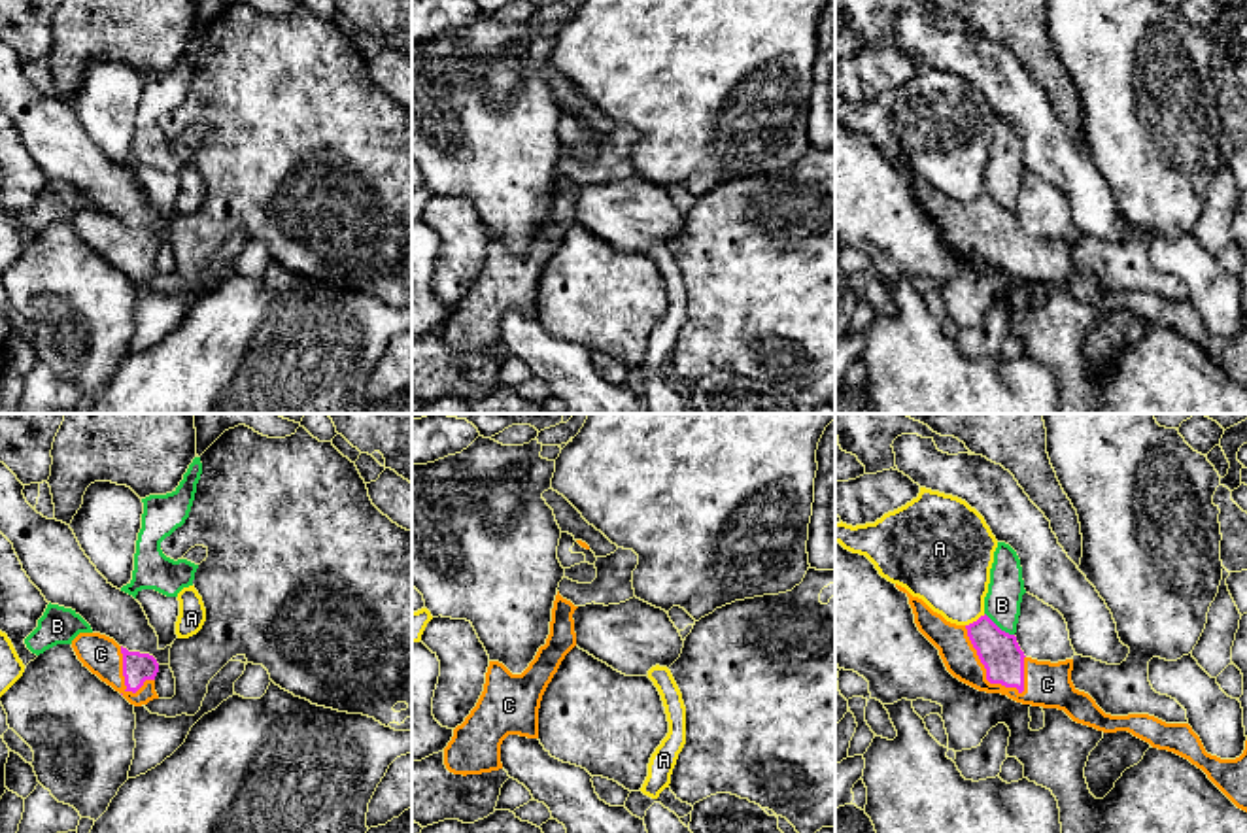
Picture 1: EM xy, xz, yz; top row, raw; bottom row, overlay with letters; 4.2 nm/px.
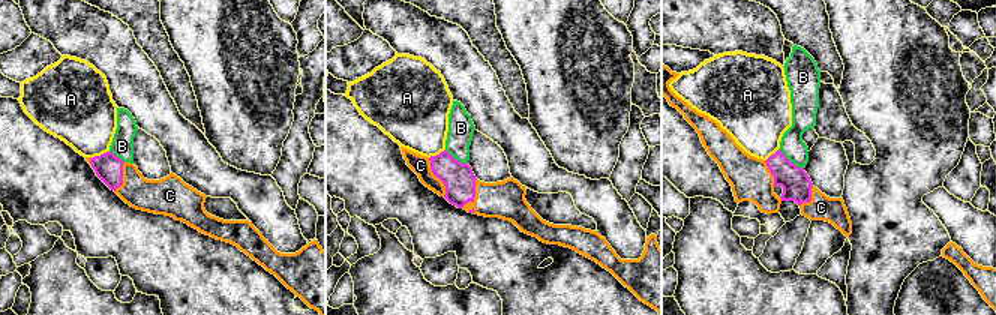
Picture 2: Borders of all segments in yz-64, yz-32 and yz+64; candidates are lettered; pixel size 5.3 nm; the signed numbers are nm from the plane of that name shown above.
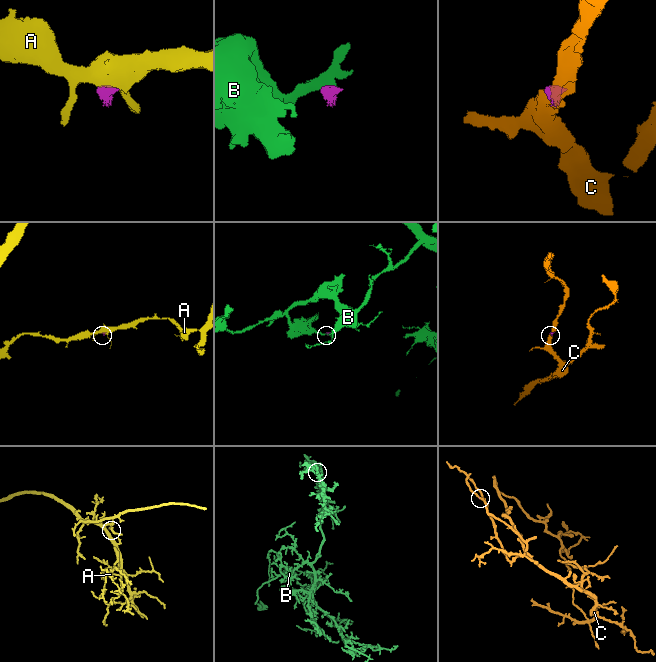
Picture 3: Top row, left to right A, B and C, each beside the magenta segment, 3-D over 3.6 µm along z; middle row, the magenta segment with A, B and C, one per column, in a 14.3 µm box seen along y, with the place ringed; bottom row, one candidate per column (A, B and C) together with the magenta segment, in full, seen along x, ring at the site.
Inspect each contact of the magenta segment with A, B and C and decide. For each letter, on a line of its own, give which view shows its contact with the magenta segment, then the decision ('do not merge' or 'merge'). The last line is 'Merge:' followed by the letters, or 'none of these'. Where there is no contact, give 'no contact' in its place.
A: yz | do not merge
B: yz | do not merge
C: yz | merge
Merge: C

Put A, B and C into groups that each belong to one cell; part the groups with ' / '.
A / B / C

